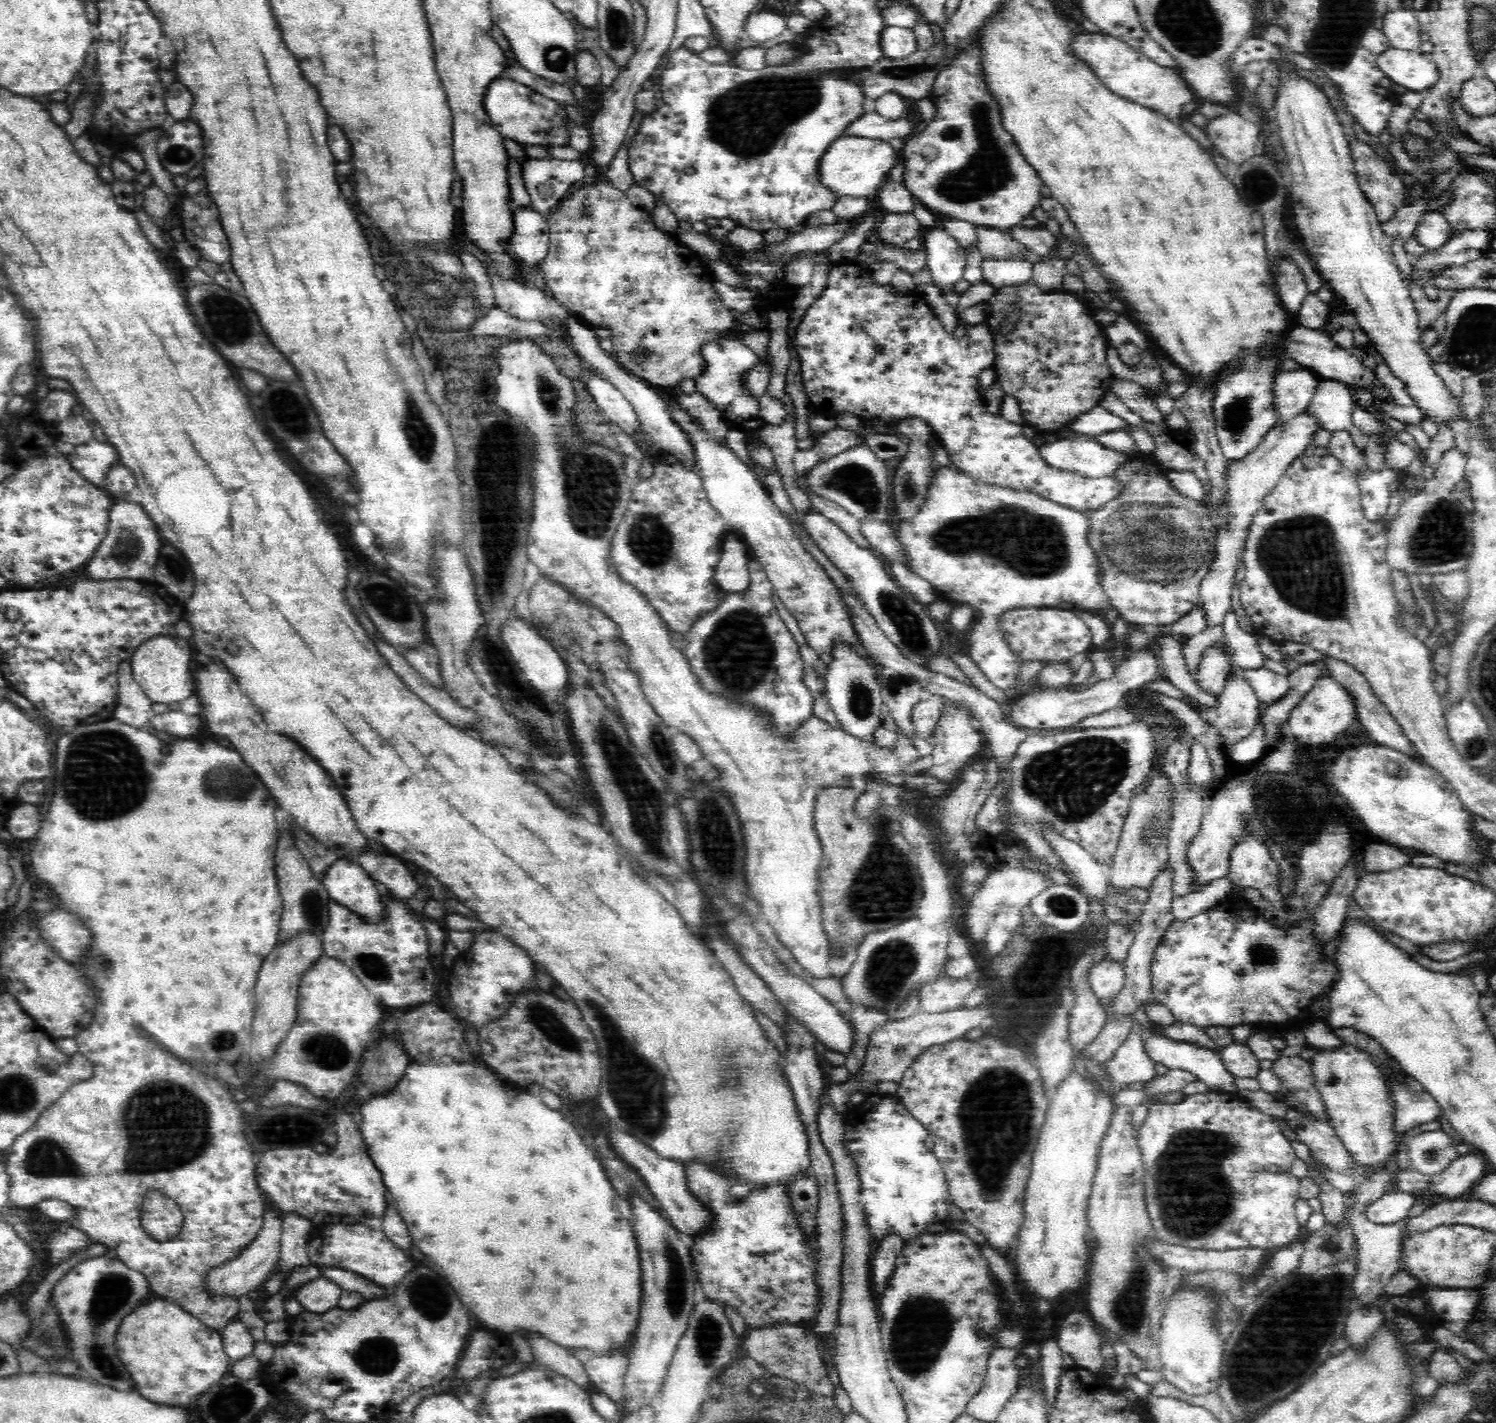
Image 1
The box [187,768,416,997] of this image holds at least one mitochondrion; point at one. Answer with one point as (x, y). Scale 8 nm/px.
(310, 902)

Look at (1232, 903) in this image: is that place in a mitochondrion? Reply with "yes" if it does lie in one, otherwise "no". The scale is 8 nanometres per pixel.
no

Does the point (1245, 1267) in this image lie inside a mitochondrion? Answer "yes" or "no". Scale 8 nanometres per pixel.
yes

